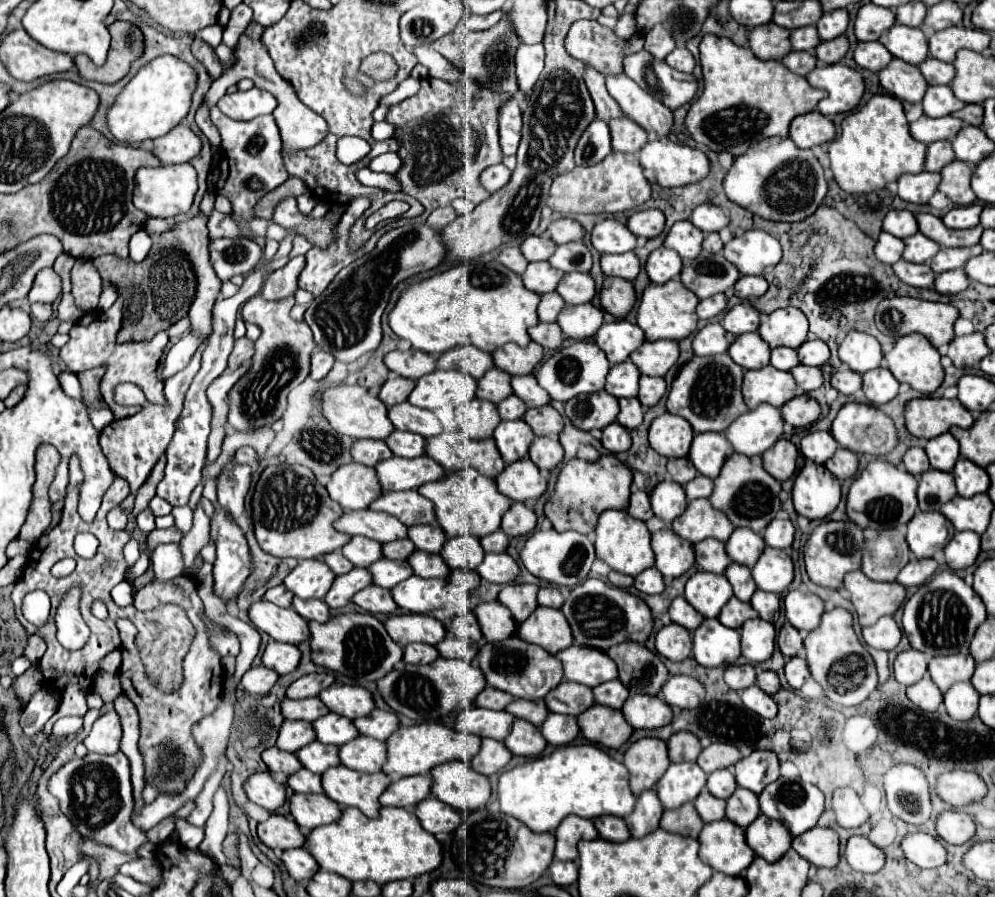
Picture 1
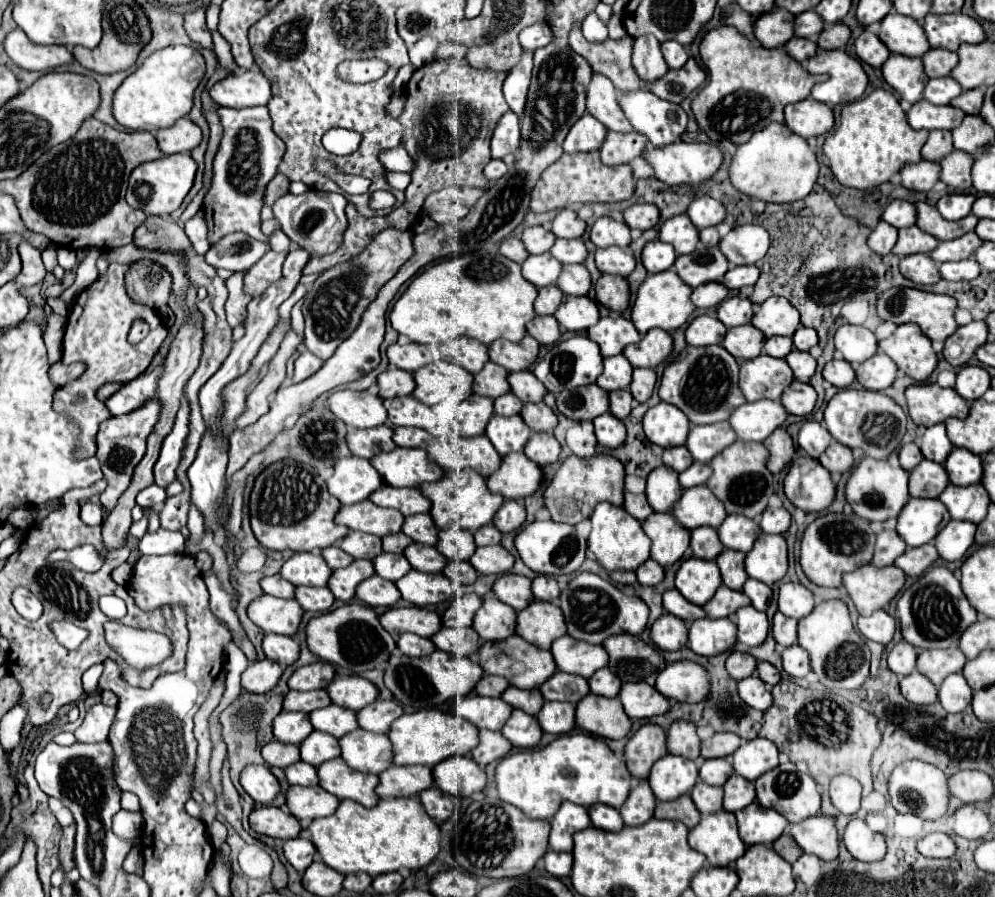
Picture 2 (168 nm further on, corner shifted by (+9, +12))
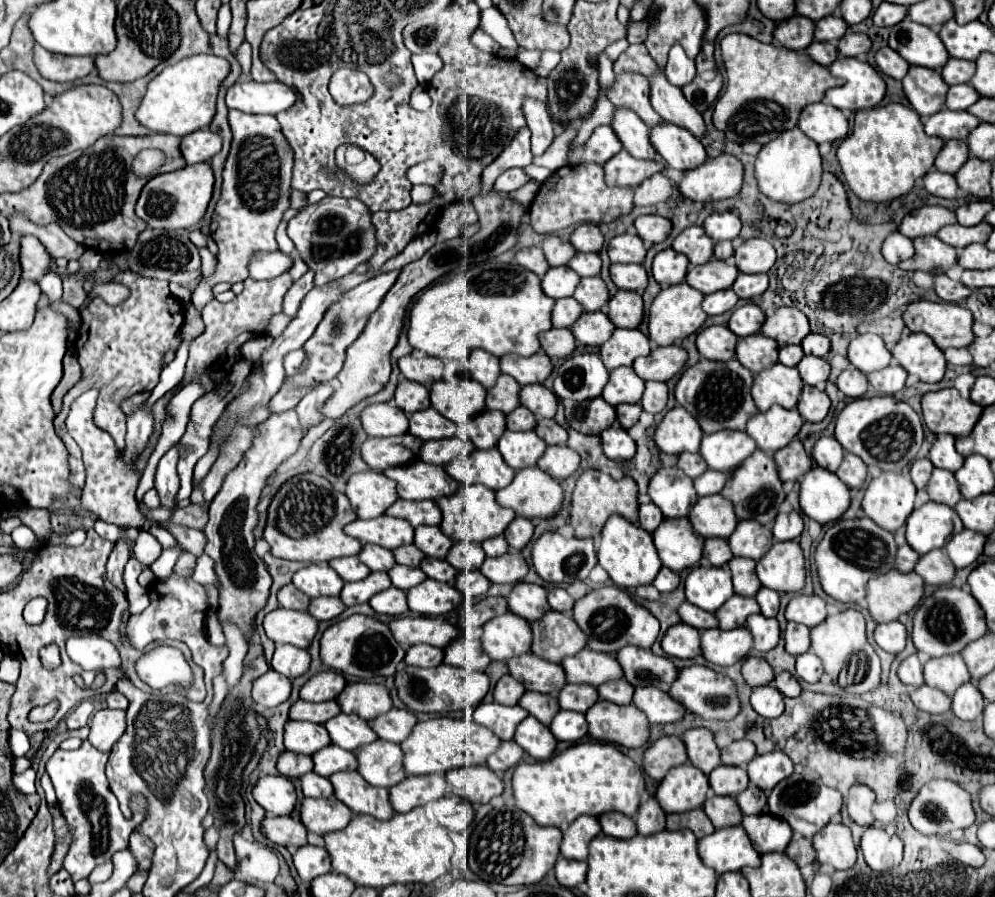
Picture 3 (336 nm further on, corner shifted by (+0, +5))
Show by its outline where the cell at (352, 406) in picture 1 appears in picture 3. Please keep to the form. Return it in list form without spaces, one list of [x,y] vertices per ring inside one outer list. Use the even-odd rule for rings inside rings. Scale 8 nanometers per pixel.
[[[391,401],[367,405],[359,417],[367,435],[391,437],[407,433],[407,415]]]

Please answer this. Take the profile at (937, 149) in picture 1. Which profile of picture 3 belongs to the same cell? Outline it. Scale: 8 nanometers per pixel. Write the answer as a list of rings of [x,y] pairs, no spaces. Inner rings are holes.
[[[945,141],[943,149],[935,157],[935,167],[945,173],[957,173],[961,165],[969,159],[969,149],[965,141]]]

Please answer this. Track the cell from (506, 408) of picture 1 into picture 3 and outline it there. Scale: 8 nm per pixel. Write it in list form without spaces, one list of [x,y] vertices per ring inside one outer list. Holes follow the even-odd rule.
[[[519,405],[513,413],[507,415],[507,427],[513,429],[513,431],[527,431],[527,429],[533,429],[535,423],[537,423],[535,415],[533,415],[527,407],[523,407],[523,405]]]

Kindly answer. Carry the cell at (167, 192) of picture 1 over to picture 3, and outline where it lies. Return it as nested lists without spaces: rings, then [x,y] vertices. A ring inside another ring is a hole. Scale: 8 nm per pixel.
[[[197,163],[197,165],[185,165],[183,169],[165,173],[165,175],[155,175],[151,177],[143,191],[141,197],[135,205],[135,213],[149,225],[149,227],[159,227],[159,229],[189,229],[195,223],[199,223],[205,215],[205,209],[211,199],[213,191],[213,171],[209,163]]]

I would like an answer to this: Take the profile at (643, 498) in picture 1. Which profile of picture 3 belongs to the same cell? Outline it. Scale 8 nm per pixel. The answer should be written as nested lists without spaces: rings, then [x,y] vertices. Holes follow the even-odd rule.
[[[655,503],[639,505],[639,525],[641,525],[645,531],[653,533],[653,531],[659,527],[661,521],[663,521],[663,515],[661,515],[661,511],[659,511],[659,507],[657,507]]]

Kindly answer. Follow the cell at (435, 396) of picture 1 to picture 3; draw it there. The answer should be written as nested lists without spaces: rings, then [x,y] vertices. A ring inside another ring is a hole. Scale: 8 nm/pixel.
[[[463,379],[459,385],[435,381],[431,385],[431,405],[447,419],[461,423],[485,409],[485,389],[473,379]]]

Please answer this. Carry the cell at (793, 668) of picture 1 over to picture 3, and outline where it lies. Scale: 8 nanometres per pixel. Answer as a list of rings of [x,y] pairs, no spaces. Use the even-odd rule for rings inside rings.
[[[807,651],[805,655],[797,657],[797,677],[807,681],[807,683],[817,683],[819,677],[823,675],[823,665],[817,655]]]

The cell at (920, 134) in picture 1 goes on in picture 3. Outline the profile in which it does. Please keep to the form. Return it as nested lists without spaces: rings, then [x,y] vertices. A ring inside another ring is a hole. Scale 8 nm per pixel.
[[[941,109],[939,113],[931,115],[925,121],[925,133],[927,135],[935,135],[941,139],[965,139],[971,129],[975,129],[977,125],[977,117],[973,117],[967,111],[949,111],[949,109]]]

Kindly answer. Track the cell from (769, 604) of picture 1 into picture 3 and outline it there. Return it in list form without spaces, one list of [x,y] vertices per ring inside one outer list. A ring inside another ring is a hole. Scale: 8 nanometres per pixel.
[[[761,587],[755,595],[759,607],[761,607],[761,613],[765,617],[775,617],[777,611],[779,611],[779,593],[773,591],[773,589],[767,589],[767,587]]]

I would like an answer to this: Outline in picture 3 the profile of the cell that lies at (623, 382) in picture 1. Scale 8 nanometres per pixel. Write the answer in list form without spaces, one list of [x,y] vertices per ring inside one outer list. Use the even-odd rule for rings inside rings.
[[[631,367],[613,369],[609,375],[609,383],[603,389],[603,399],[609,405],[621,405],[621,403],[639,403],[645,389],[645,381],[637,377],[637,373]]]

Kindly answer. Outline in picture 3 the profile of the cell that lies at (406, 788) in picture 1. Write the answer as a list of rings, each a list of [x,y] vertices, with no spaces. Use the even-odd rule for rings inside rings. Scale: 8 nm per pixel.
[[[417,775],[407,777],[405,781],[397,783],[389,789],[389,801],[397,813],[411,811],[413,807],[427,805],[429,801],[437,801],[445,795],[447,783],[443,775]]]

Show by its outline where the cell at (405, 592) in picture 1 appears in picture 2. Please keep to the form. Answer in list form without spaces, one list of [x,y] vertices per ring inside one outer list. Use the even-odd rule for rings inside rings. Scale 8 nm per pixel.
[[[410,570],[396,582],[402,598],[414,606],[440,604],[452,596],[452,584],[444,574],[426,574]]]

